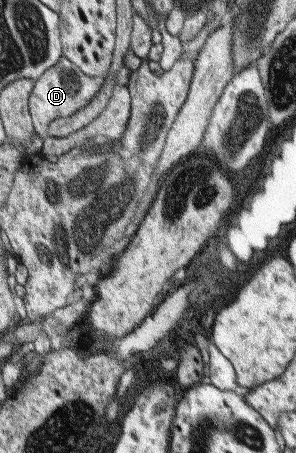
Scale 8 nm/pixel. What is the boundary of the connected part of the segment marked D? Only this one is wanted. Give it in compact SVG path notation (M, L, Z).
M65 57L60 58L55 66L48 68L39 79L34 81L33 88L27 97L27 112L31 116L33 131L42 140L48 136L47 127L53 119L69 117L86 106L91 98L102 88L104 78L86 76Z

